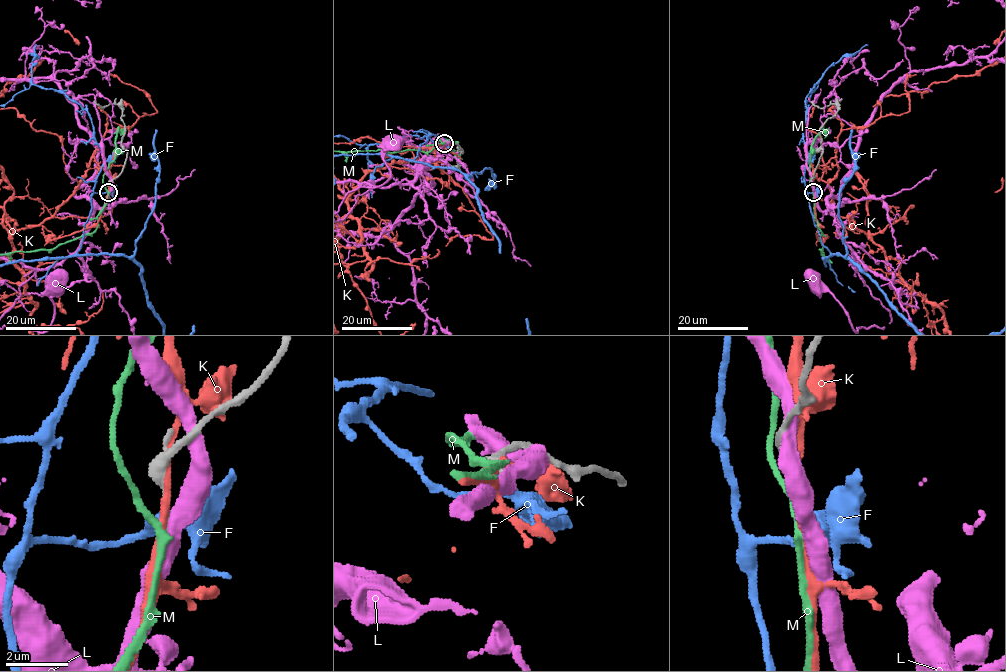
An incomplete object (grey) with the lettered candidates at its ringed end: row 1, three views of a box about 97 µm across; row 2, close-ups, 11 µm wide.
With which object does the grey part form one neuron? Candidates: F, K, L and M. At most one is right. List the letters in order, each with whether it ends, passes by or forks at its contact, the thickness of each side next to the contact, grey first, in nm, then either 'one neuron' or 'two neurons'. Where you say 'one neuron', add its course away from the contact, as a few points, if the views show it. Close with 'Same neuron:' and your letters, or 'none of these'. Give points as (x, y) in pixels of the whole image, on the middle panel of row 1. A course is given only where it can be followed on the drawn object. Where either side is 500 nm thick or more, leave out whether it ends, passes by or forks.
F: it passes by | 280/360 nm | two neurons
K: it passes by | 260/220 nm | two neurons
L: it passes by | 280/480 nm | two neurons
M: it passes by | 220/240 nm | two neurons
Same neuron: none of these

